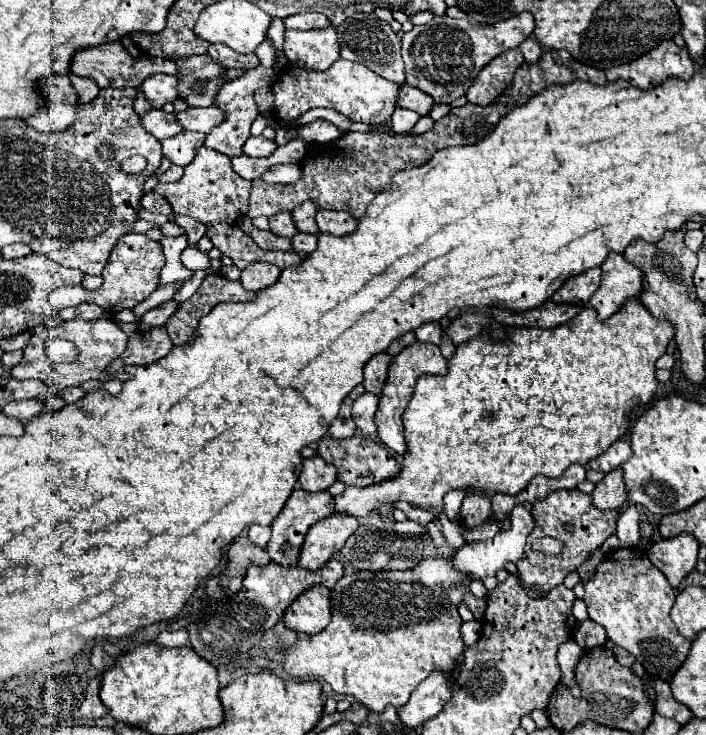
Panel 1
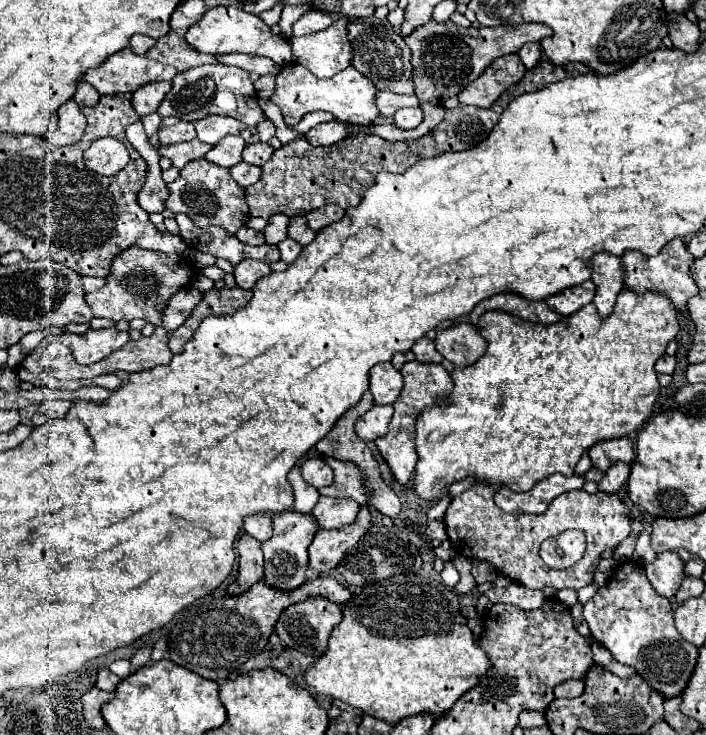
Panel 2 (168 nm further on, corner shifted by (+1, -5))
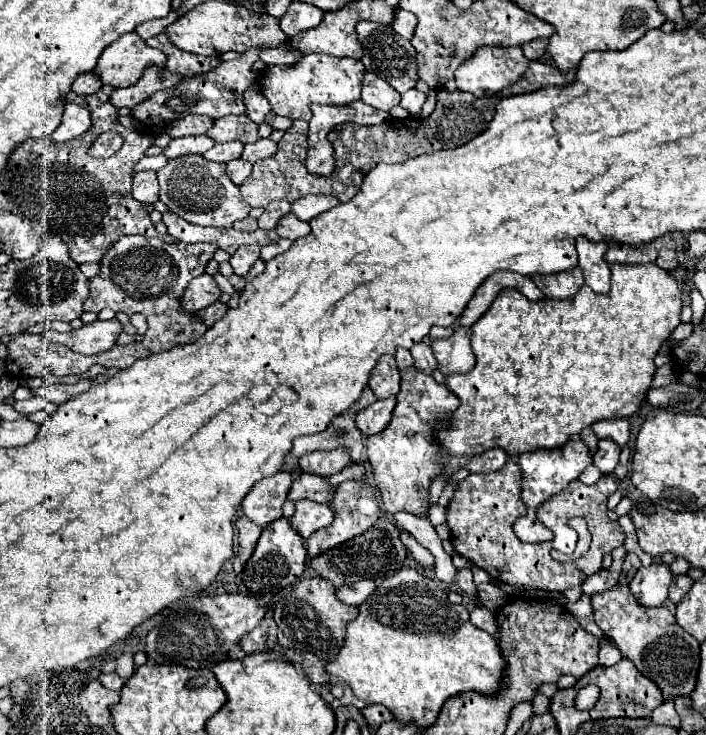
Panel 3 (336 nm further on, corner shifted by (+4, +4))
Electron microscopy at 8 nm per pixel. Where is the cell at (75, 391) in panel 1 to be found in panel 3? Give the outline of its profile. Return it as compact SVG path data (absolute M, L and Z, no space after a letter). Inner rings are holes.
M31 397L31 399L27 399L27 401L13 401L11 403L13 405L13 409L17 411L17 413L35 413L35 411L39 411L39 409L45 409L45 411L55 411L57 407L55 405L51 405L47 399L41 399L41 397Z

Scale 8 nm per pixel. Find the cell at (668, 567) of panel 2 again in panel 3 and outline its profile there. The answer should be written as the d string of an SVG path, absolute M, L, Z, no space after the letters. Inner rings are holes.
M653 563L635 573L635 577L629 581L629 589L643 607L659 607L667 599L667 587L671 579L673 575L669 573L667 565Z

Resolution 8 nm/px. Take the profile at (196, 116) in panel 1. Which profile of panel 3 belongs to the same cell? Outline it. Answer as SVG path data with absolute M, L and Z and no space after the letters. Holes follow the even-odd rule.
M227 115L225 119L217 119L207 135L217 143L241 141L247 145L259 139L257 123L253 123L247 115Z

